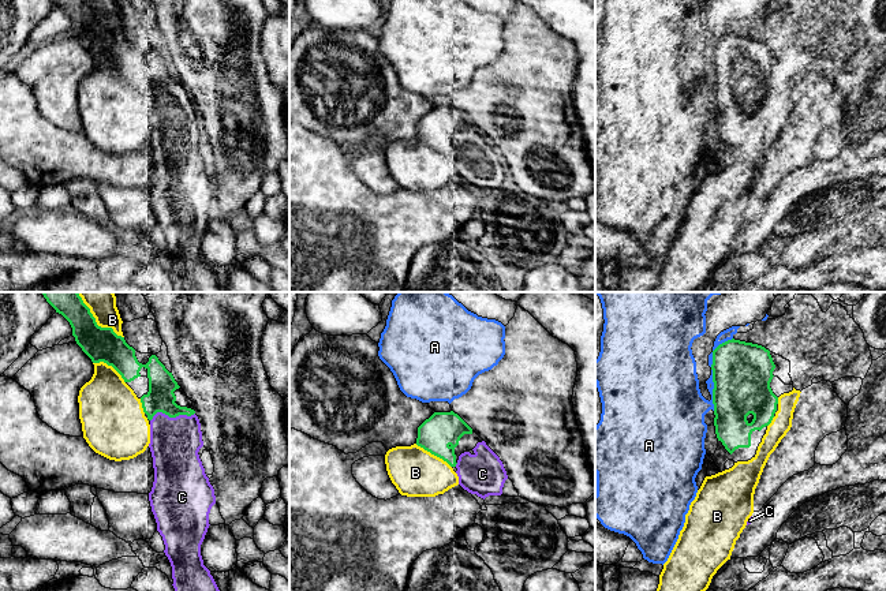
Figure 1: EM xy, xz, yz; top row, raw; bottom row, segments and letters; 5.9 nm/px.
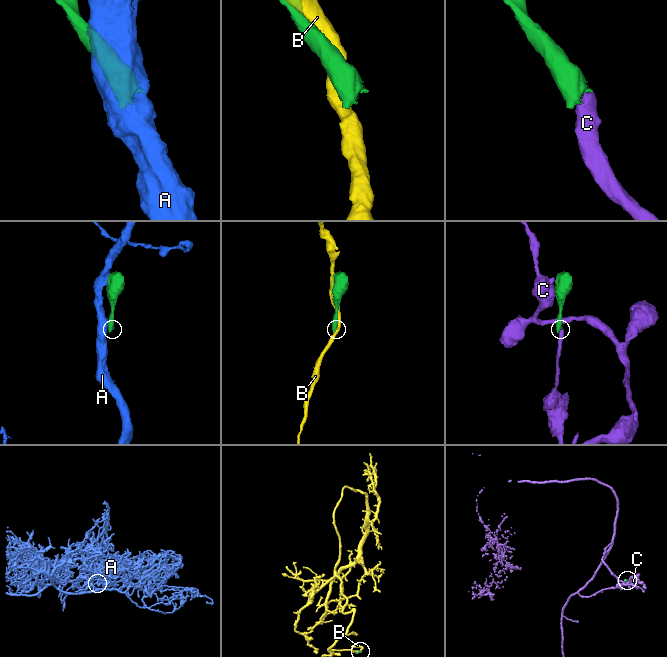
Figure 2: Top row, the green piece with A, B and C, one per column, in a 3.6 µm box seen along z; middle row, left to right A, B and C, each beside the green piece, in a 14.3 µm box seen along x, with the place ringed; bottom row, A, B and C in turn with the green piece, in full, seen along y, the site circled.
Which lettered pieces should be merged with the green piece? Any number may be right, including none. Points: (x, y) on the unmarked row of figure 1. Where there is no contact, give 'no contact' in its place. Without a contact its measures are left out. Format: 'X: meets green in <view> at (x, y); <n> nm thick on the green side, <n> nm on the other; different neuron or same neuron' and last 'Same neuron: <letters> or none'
A: meets green in yz at (713, 83); 360 nm thick on the green side, 360 nm on the other; different neuron
B: meets green in xy at (100, 21); 200 nm thick on the green side, 130 nm on the other; different neuron
C: meets green in xy at (171, 111); 160 nm thick on the green side, 300 nm on the other; same neuron
Same neuron: C

